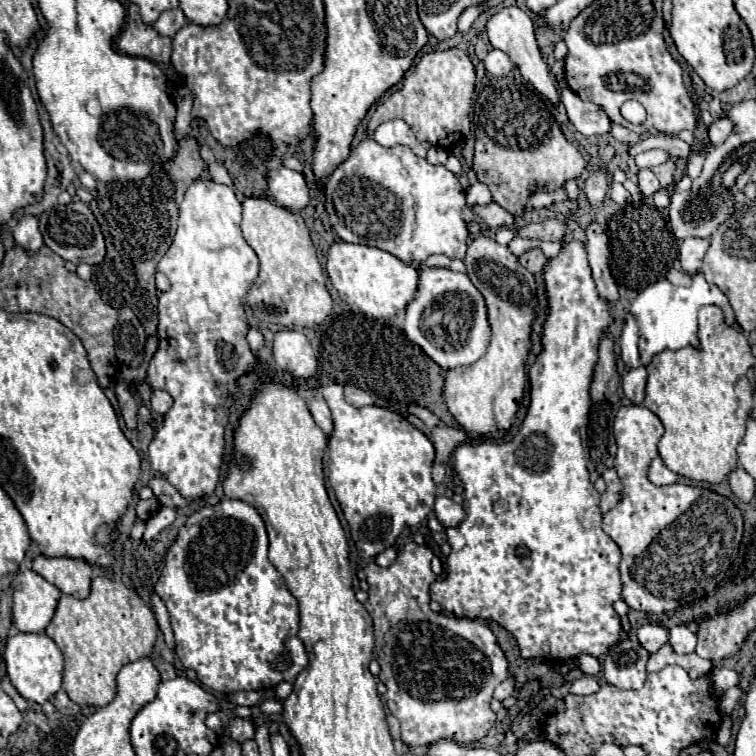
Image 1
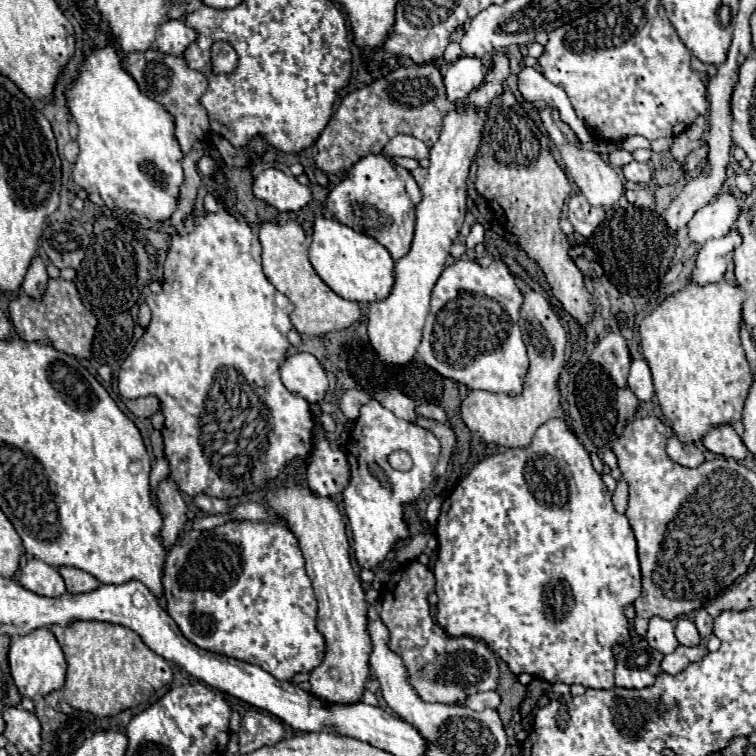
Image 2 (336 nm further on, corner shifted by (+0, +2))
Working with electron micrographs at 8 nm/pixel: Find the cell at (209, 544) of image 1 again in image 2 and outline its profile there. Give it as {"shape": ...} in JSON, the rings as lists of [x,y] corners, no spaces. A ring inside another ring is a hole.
{"shape":[[[230,520],[222,526],[216,526],[212,530],[190,530],[186,532],[168,552],[166,558],[166,568],[164,568],[164,598],[168,602],[168,614],[174,618],[174,622],[178,624],[180,632],[198,648],[210,650],[210,652],[218,652],[230,658],[238,658],[250,664],[256,664],[260,668],[264,668],[266,672],[270,672],[272,676],[276,676],[278,680],[290,680],[294,674],[298,672],[312,672],[324,658],[324,650],[326,650],[326,640],[324,636],[318,632],[316,628],[316,596],[310,584],[310,578],[306,574],[304,568],[304,556],[302,550],[298,546],[298,538],[282,524],[272,524],[272,522],[238,522],[238,520]]]}

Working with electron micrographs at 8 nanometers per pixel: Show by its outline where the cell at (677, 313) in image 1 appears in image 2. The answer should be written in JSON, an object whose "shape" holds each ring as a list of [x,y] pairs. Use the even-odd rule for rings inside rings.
{"shape":[[[732,228],[726,236],[708,240],[702,250],[698,252],[694,270],[692,270],[692,280],[698,284],[708,284],[708,282],[720,282],[726,274],[728,262],[732,262],[732,252],[734,246],[740,246],[740,232]]]}

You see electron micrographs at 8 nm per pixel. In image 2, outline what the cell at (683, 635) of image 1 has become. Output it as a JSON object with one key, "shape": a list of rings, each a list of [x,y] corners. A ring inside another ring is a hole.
{"shape":[[[690,618],[676,620],[676,638],[682,646],[698,646],[700,644],[700,634]]]}

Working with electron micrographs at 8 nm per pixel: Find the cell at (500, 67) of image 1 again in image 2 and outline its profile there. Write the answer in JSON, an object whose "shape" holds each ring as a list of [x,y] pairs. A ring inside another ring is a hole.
{"shape":[[[460,56],[456,62],[450,64],[448,72],[444,74],[446,98],[456,102],[464,100],[474,88],[478,88],[484,80],[484,64],[472,56]]]}

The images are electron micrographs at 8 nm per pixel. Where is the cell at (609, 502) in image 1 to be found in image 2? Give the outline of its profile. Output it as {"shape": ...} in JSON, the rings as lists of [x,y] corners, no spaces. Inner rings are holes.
{"shape":[[[624,480],[618,482],[616,492],[614,492],[614,496],[612,496],[612,502],[614,502],[616,512],[620,512],[620,514],[626,512],[626,506],[628,506],[628,484],[626,484]]]}

